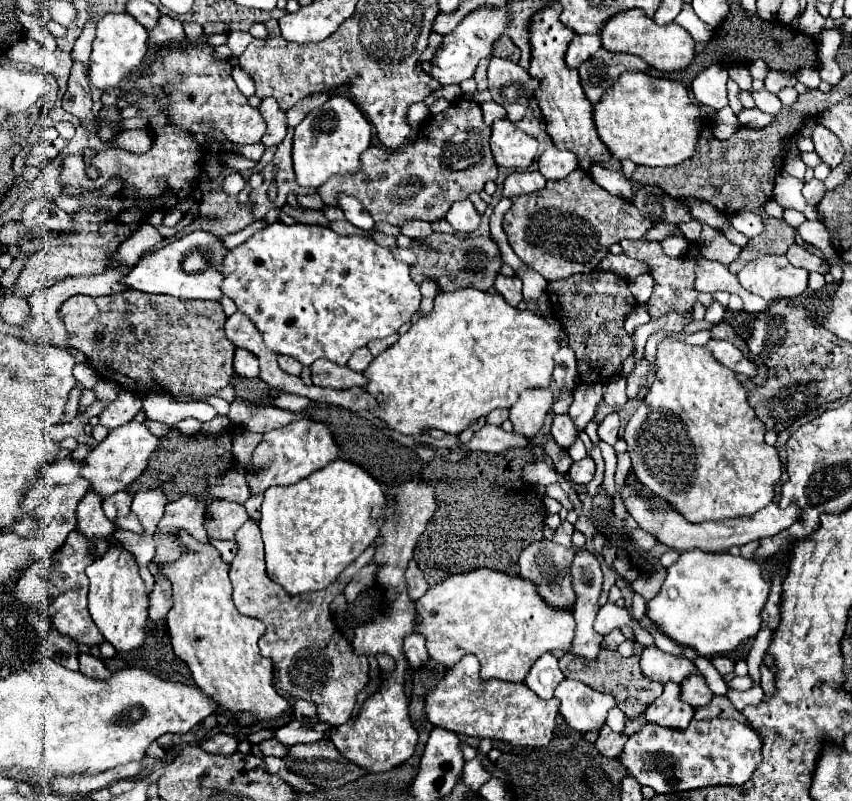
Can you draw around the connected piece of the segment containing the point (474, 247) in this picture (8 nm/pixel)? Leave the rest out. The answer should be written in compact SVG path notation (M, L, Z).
M432 233L428 239L420 239L420 243L428 243L432 251L414 247L412 251L418 255L416 265L410 267L412 279L420 285L424 279L436 279L440 291L456 291L464 287L474 287L488 291L494 285L494 279L502 267L500 253L496 243L490 237L468 237L460 239L448 233Z

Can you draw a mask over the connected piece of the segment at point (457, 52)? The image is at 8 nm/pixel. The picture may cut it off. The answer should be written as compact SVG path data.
M508 5L500 7L500 9L482 7L474 13L470 13L452 33L448 33L444 37L440 49L436 51L436 55L430 61L432 63L430 77L434 77L440 85L452 85L452 83L458 85L464 79L470 79L474 75L478 61L492 55L492 45L504 33L506 25L508 25Z

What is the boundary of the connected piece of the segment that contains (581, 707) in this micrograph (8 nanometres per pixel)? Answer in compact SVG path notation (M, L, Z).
M564 679L556 687L554 697L560 699L560 715L578 733L602 729L608 711L616 707L614 697L608 693L598 693L582 681L572 679Z

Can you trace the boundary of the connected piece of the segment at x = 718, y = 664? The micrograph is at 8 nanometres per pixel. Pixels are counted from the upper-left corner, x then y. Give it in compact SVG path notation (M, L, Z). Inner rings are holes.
M712 657L712 663L714 663L714 667L716 667L716 671L724 677L724 675L728 675L732 669L734 669L734 663L728 659L728 657Z

